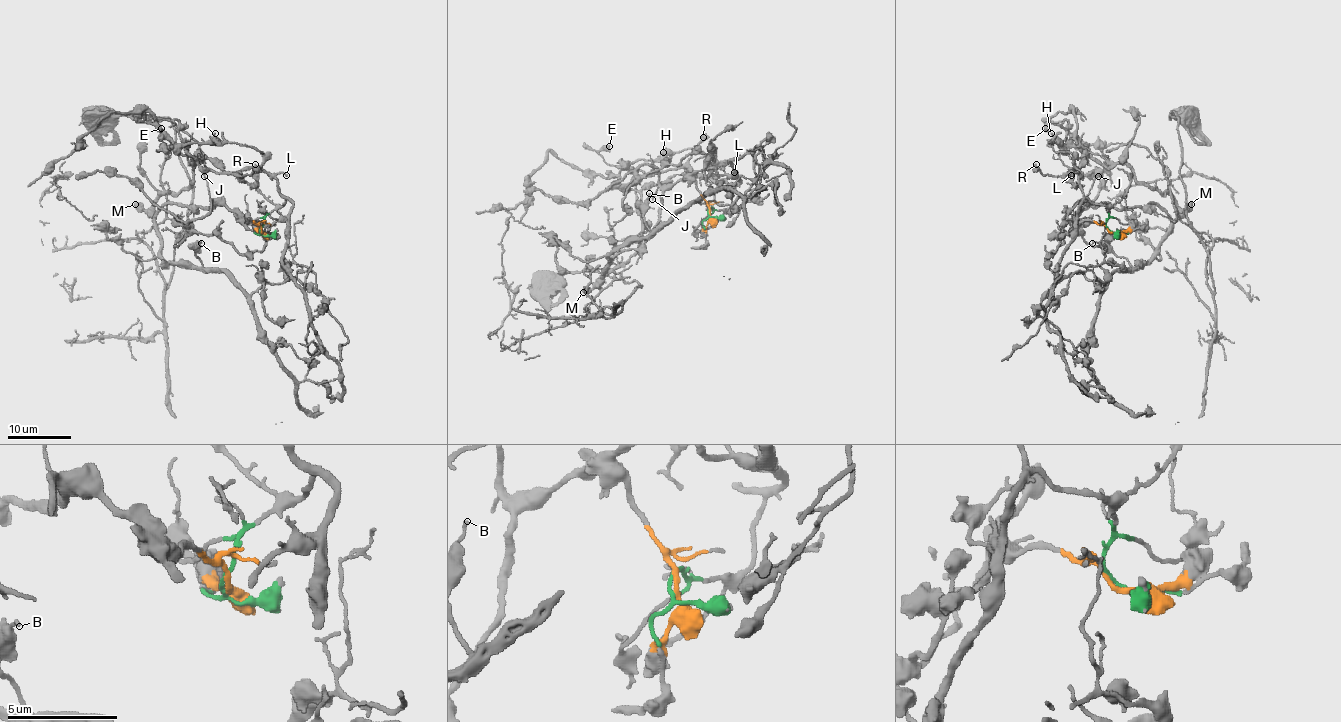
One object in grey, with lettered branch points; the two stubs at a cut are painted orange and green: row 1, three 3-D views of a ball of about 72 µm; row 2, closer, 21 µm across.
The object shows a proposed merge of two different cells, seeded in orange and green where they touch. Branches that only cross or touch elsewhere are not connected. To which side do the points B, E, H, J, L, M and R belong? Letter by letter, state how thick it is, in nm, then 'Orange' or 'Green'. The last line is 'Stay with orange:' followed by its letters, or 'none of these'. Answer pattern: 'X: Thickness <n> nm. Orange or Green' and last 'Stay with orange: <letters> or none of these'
B: Thickness 130 nm. Orange
E: Thickness 650 nm. Green
H: Thickness 180 nm. Green
J: Thickness 110 nm. Orange
L: Thickness 150 nm. Green
M: Thickness 650 nm. Orange
R: Thickness 360 nm. Green
Stay with orange: B, J, M

